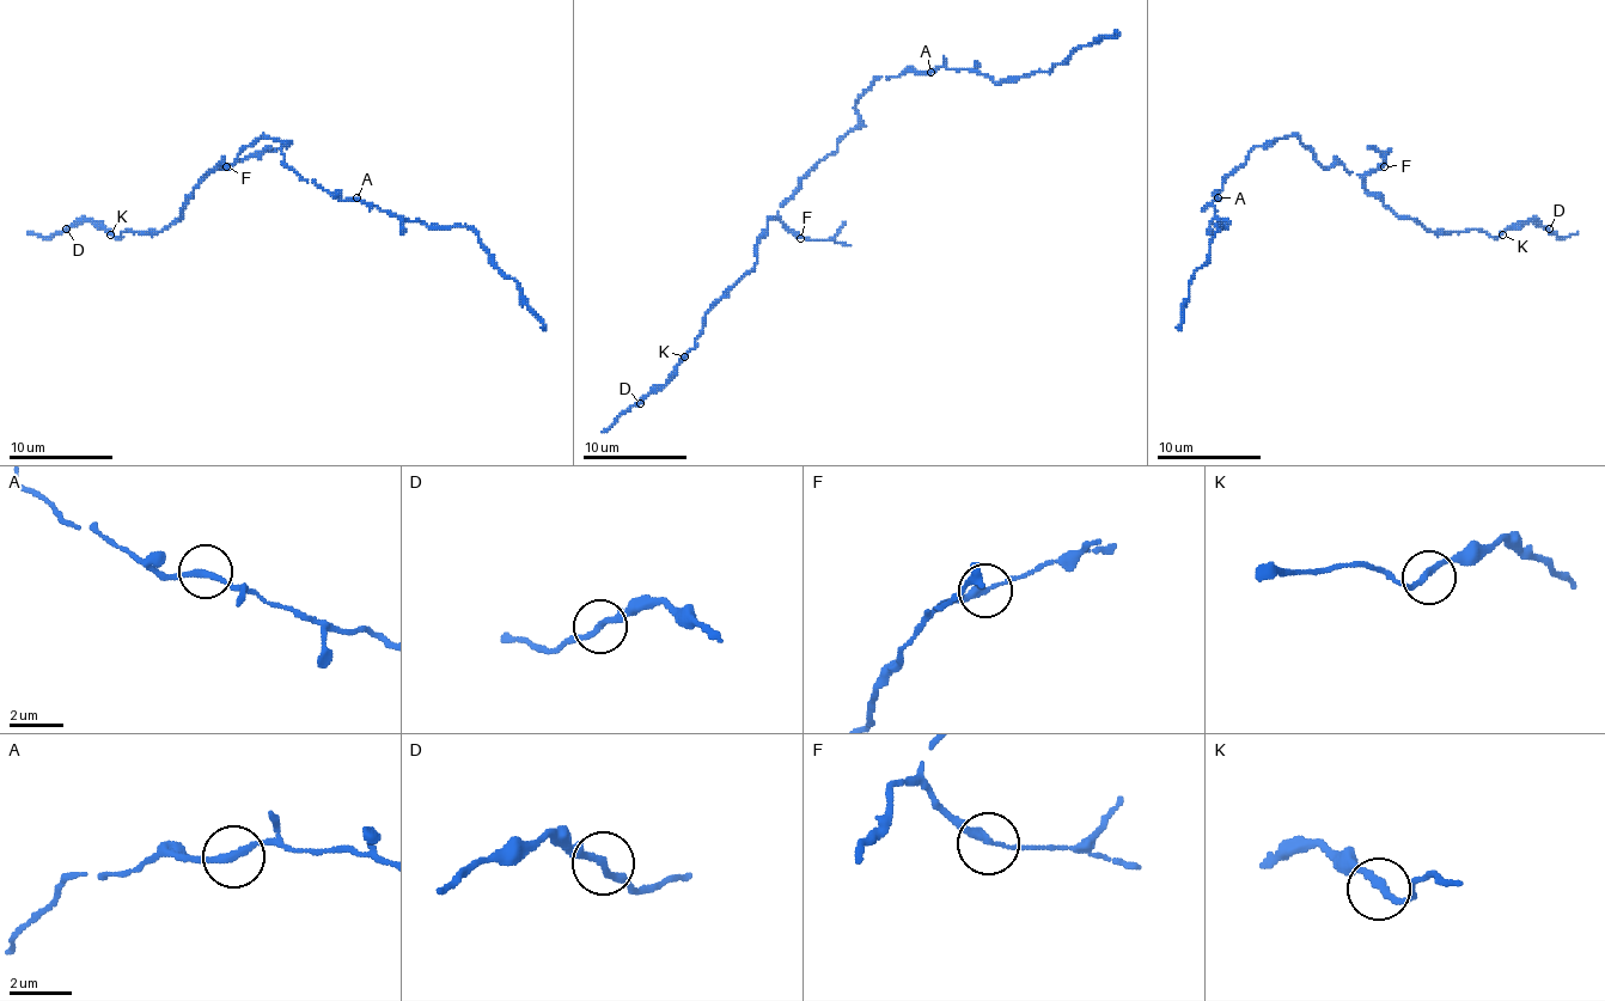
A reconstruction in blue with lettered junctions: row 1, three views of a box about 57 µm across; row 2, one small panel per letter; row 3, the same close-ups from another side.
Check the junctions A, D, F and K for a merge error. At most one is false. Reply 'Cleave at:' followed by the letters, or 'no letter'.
Cleave at: F

